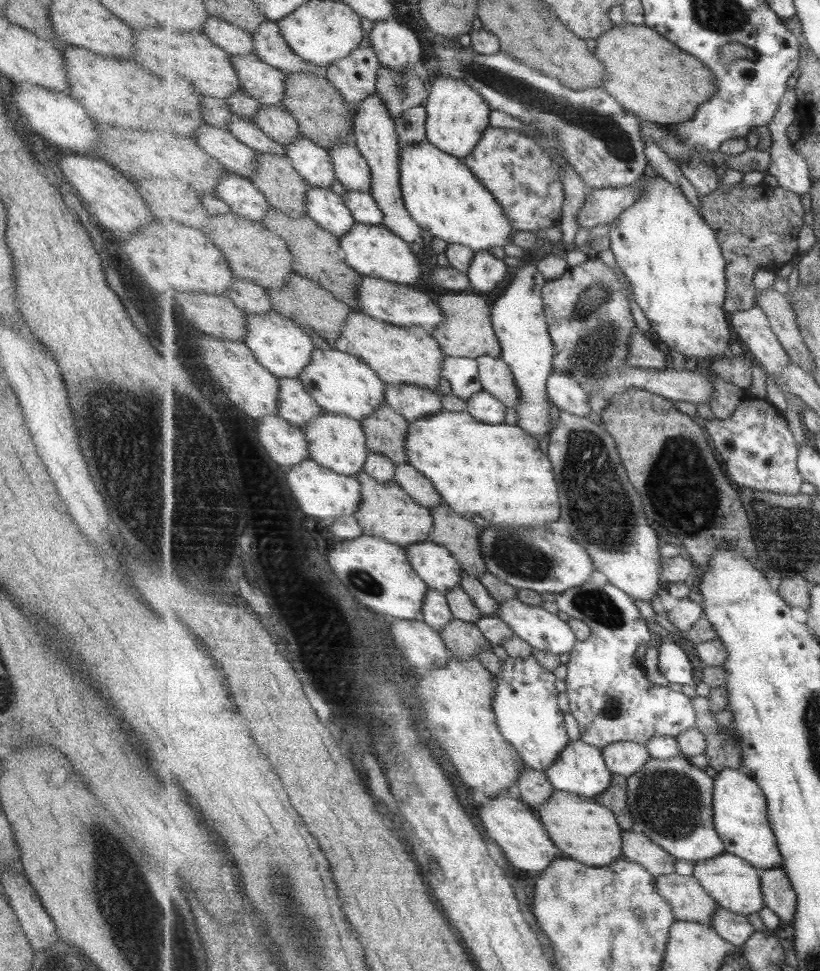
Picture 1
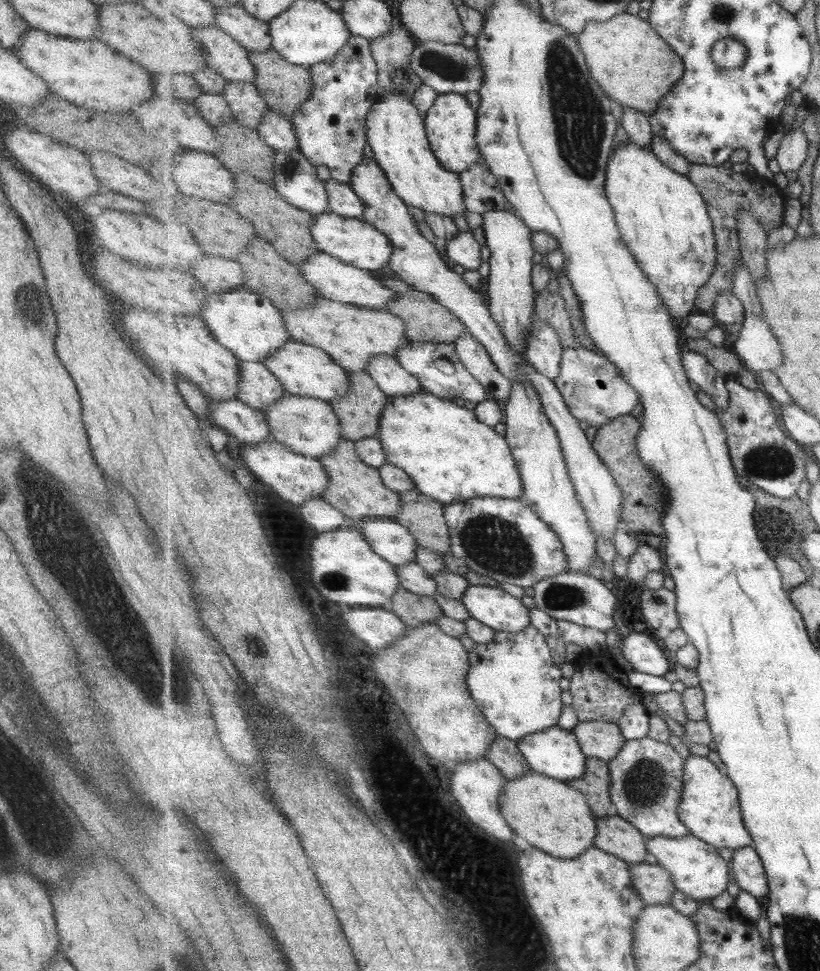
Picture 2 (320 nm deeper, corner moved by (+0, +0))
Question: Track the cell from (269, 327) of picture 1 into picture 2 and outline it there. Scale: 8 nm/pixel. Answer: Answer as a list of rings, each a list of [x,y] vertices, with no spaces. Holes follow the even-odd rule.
[[[245,284],[227,294],[211,294],[203,303],[200,316],[219,344],[228,348],[240,361],[265,362],[269,353],[277,351],[290,338],[282,309],[274,300],[251,292]]]

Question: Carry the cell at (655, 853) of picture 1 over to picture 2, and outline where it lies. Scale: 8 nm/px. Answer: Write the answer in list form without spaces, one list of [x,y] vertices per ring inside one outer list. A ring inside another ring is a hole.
[[[622,816],[595,817],[598,824],[594,846],[626,860],[629,864],[645,863],[649,854],[647,837]]]

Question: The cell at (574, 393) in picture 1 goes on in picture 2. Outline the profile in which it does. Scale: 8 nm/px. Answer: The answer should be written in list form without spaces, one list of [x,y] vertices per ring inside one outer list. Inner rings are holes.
[[[535,304],[535,312],[532,316],[532,327],[526,338],[526,360],[529,360],[539,372],[542,372],[545,376],[554,380],[554,378],[557,378],[558,374],[561,374],[561,361],[563,355],[564,346],[562,345],[558,332],[551,328],[546,320],[540,317]]]

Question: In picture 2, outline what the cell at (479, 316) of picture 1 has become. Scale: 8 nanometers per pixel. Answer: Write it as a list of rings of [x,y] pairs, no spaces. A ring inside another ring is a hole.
[[[383,278],[382,283],[387,286],[387,289],[391,289],[397,295],[397,299],[387,303],[385,309],[403,319],[407,336],[411,341],[455,343],[458,336],[467,332],[463,321],[433,296],[420,292],[418,289],[413,289],[403,279]]]

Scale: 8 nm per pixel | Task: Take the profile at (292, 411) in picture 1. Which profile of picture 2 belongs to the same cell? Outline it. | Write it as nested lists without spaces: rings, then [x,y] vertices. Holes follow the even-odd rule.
[[[240,361],[237,399],[263,411],[285,395],[286,389],[265,363]]]

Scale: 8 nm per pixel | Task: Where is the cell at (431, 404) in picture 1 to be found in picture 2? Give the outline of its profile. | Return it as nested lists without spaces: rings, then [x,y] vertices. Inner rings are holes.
[[[384,354],[373,356],[368,362],[366,371],[389,397],[409,396],[425,391],[421,381],[407,372],[395,356]]]

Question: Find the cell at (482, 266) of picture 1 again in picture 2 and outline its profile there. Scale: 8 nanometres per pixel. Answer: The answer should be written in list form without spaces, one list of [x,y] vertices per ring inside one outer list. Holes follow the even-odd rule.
[[[459,231],[451,240],[445,242],[446,254],[455,264],[466,270],[478,270],[483,264],[481,260],[481,244],[473,238],[470,231]]]

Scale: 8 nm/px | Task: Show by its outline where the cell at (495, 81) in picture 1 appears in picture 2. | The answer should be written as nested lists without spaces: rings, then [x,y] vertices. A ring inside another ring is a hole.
[[[422,41],[415,47],[413,54],[410,70],[441,95],[447,93],[464,95],[467,92],[478,92],[483,84],[484,72],[475,46],[466,48],[460,44]]]

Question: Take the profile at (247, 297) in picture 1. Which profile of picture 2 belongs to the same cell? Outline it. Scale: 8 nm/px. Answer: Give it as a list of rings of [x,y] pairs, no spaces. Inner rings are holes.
[[[205,256],[193,264],[193,274],[209,294],[227,294],[244,284],[242,264],[222,256]]]

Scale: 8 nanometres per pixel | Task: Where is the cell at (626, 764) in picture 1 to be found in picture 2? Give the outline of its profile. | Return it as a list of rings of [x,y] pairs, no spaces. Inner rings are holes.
[[[579,721],[572,729],[585,756],[609,762],[626,743],[622,728],[611,721]]]

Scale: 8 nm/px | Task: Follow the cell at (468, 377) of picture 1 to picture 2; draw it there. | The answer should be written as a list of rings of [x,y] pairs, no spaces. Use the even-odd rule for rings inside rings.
[[[407,341],[396,351],[396,359],[403,365],[403,368],[407,369],[407,372],[410,372],[421,381],[425,391],[429,391],[435,396],[440,396],[450,401],[453,398],[462,398],[477,404],[488,397],[486,388],[469,372],[466,365],[456,354],[456,343]],[[445,358],[453,366],[453,374],[447,374],[445,370],[439,368],[439,364],[443,364]]]

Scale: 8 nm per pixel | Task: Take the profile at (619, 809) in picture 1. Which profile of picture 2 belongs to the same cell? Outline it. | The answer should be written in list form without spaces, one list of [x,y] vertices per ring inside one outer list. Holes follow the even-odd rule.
[[[587,757],[587,774],[566,783],[579,789],[586,797],[595,817],[618,814],[610,795],[611,769],[606,760]]]

